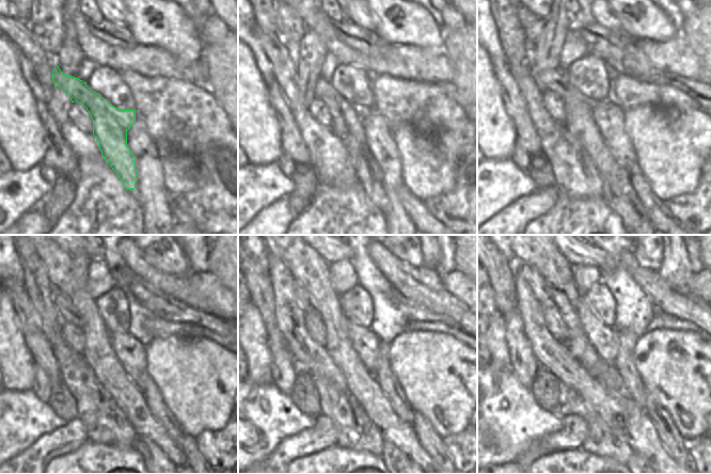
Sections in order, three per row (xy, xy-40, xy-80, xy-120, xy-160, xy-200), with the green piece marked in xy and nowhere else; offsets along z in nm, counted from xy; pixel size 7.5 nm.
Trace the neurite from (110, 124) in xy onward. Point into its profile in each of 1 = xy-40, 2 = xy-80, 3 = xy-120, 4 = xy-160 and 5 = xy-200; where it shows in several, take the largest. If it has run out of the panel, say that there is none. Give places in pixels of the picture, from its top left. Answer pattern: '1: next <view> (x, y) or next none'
1: next xy-40 (347, 126)
2: next xy-80 (555, 80)
3: next xy-120 (69, 314)
4: next xy-160 (306, 303)
5: next xy-200 (536, 281)

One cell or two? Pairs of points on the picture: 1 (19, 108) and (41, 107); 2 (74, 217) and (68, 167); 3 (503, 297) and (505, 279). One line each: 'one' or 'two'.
1: two
2: two
3: one

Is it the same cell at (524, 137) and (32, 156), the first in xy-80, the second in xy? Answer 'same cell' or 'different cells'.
different cells

